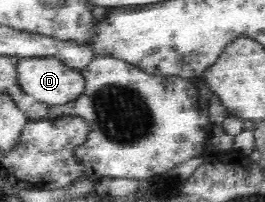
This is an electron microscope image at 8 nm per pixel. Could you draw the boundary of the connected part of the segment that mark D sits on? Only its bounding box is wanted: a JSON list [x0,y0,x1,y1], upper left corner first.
[16,57,84,106]

